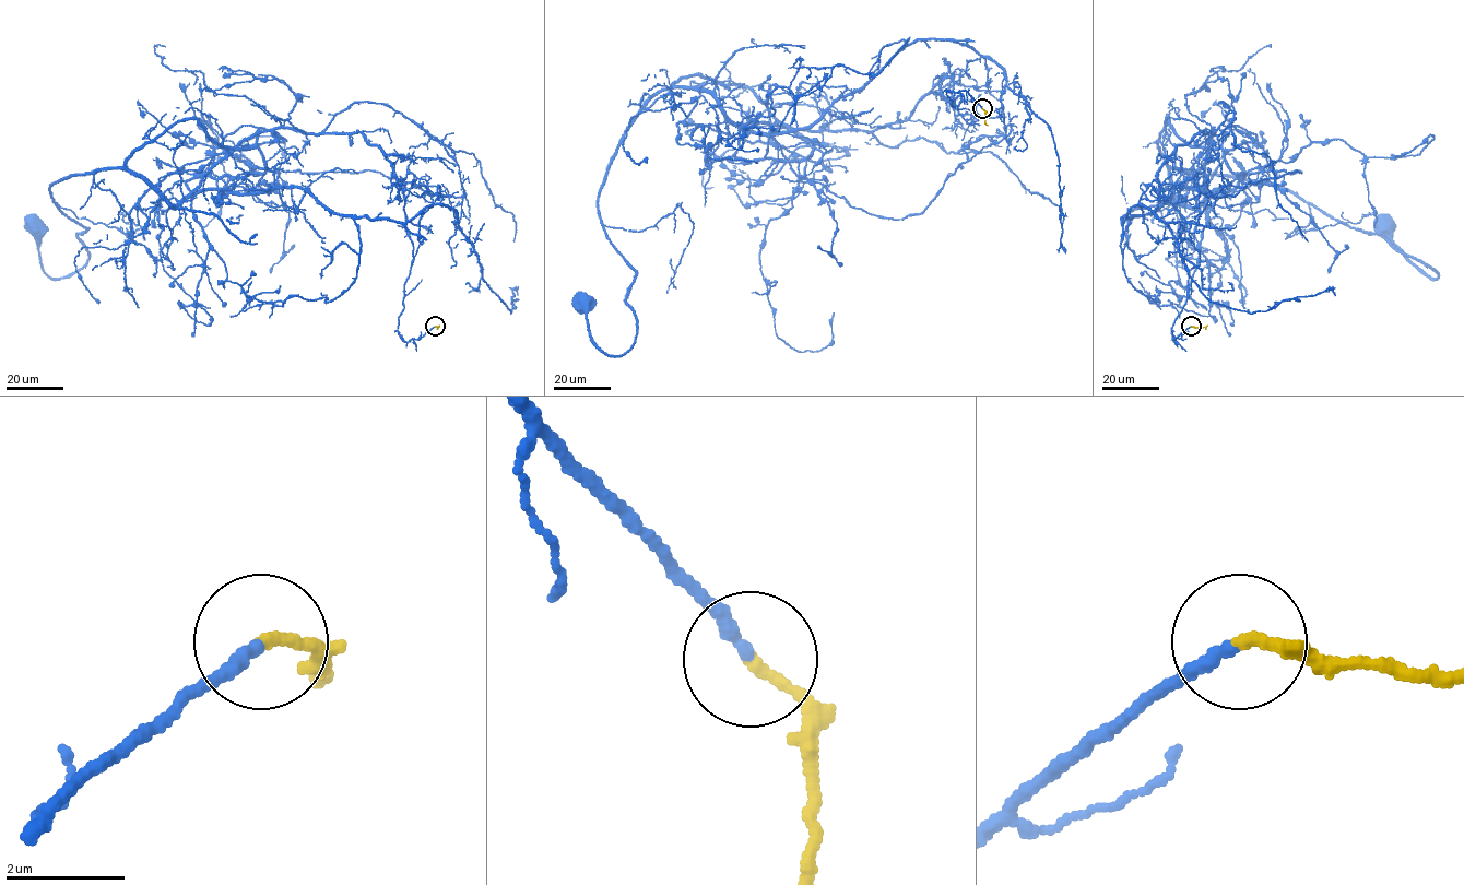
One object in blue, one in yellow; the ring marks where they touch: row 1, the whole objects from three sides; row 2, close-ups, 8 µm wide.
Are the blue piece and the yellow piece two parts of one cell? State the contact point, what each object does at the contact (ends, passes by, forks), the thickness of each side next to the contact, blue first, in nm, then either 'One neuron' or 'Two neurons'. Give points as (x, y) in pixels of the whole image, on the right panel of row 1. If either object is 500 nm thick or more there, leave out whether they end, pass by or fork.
Place: (1191, 326). At the ring blue ends. At the ring yellow ends. Thickness 220 nm (blue) against 190 nm. One neuron

